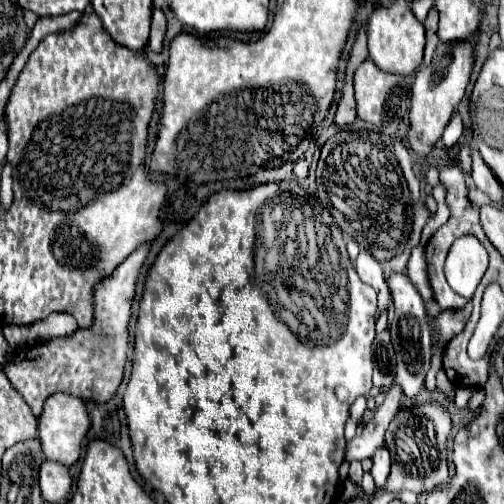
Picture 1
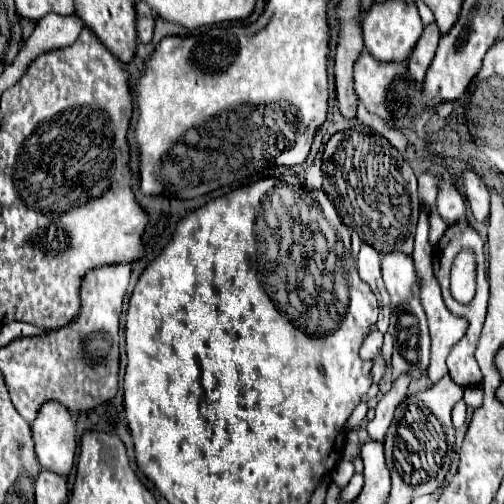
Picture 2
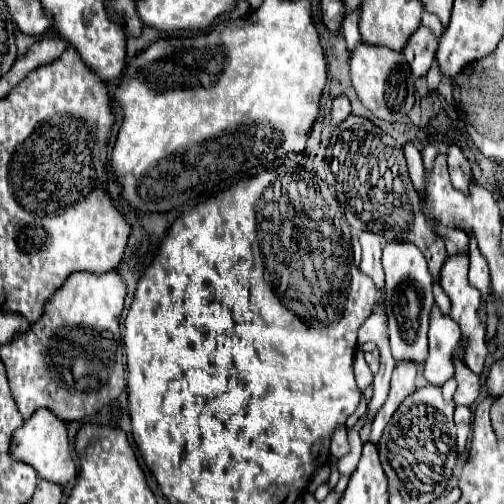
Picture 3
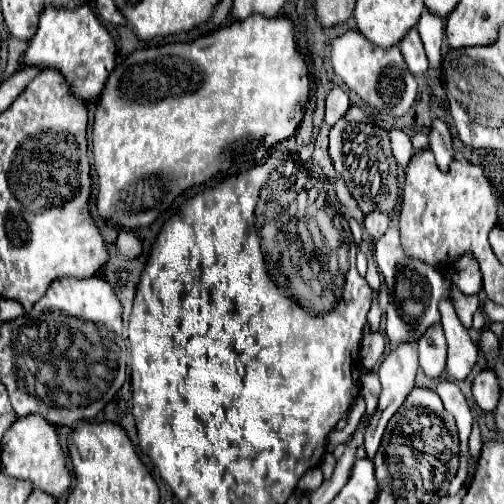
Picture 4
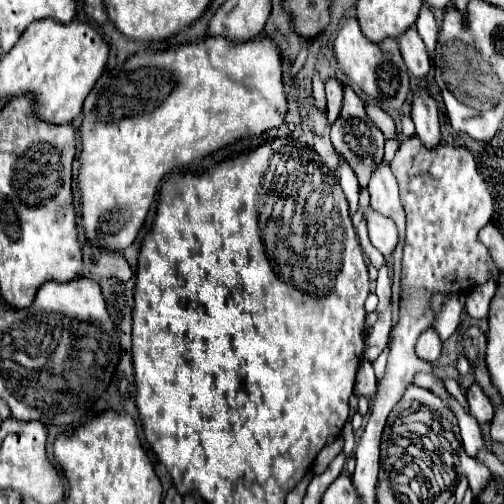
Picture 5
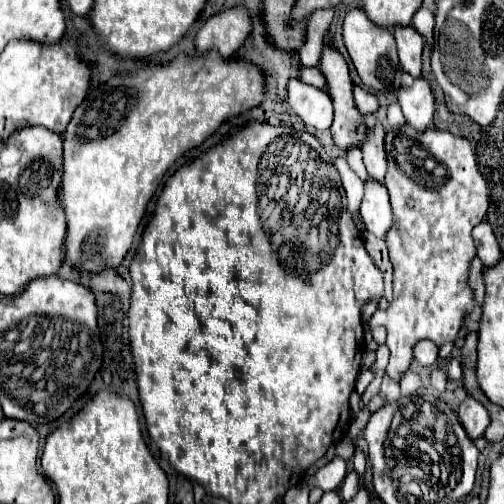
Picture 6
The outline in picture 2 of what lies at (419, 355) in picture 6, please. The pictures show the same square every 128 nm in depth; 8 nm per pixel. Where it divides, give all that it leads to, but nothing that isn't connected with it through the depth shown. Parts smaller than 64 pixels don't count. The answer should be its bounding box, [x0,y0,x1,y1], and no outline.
[416,238,468,384]

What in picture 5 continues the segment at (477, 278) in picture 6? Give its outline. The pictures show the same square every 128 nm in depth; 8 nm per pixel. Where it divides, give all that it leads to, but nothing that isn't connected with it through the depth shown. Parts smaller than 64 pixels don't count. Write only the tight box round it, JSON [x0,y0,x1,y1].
[466,276,496,320]

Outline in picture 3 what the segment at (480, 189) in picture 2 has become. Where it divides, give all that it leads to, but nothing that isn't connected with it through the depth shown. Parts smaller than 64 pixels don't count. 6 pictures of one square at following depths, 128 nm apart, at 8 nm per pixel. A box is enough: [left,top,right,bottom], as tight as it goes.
[446,142,472,192]

